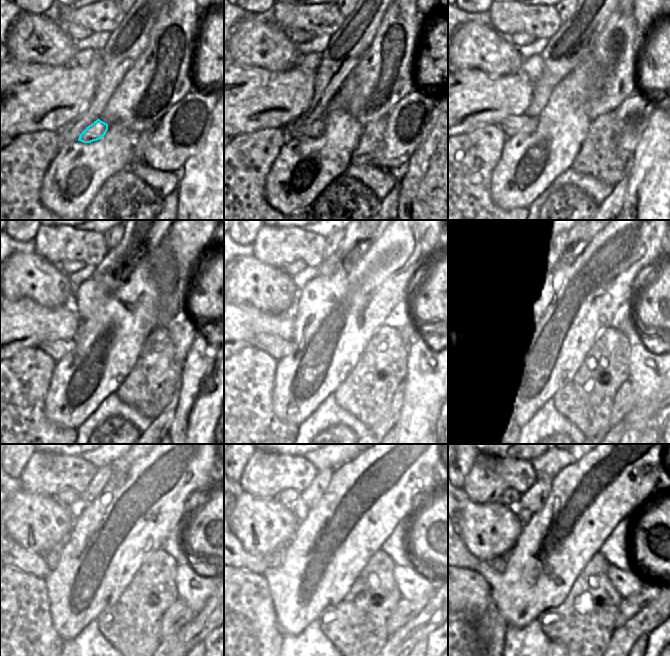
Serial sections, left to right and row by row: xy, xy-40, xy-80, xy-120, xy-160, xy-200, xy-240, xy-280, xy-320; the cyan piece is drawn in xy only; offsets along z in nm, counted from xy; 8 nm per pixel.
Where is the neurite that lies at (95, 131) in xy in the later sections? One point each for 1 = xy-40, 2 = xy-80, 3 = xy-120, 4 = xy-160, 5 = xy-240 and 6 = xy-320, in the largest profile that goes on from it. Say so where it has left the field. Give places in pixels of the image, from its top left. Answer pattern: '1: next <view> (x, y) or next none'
1: next xy-40 (314, 130)
2: next xy-80 (511, 126)
3: next xy-120 (57, 349)
4: next xy-160 (278, 348)
5: next xy-240 (20, 558)
6: next xy-320 (468, 561)

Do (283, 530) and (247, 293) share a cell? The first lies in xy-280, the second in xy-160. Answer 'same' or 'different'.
same

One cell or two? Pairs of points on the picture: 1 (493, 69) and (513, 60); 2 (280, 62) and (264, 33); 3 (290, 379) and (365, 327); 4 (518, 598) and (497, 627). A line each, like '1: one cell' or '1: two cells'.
1: one cell
2: one cell
3: one cell
4: two cells

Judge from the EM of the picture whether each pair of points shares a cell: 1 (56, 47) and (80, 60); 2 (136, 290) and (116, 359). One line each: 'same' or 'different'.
1: different
2: same

